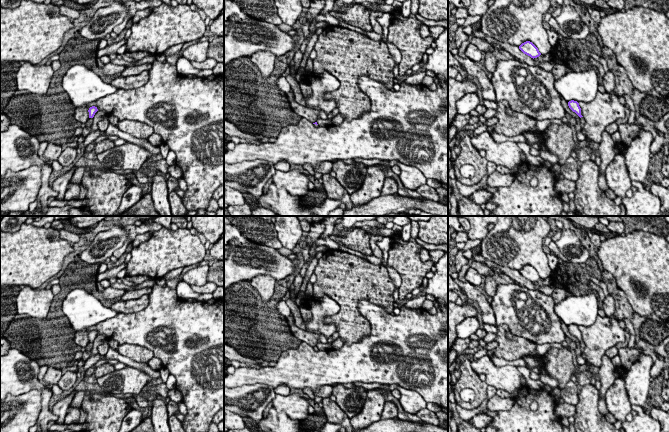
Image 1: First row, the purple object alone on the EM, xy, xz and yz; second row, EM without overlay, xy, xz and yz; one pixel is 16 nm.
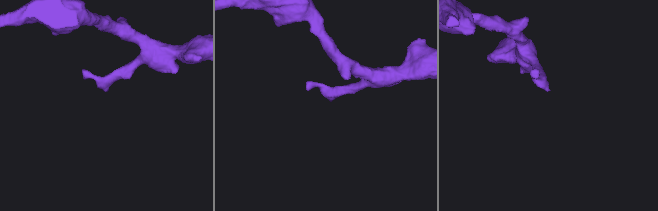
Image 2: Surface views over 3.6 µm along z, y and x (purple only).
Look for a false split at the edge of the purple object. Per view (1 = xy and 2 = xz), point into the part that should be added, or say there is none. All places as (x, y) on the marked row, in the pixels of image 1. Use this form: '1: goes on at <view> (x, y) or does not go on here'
1: does not go on here
2: does not go on here

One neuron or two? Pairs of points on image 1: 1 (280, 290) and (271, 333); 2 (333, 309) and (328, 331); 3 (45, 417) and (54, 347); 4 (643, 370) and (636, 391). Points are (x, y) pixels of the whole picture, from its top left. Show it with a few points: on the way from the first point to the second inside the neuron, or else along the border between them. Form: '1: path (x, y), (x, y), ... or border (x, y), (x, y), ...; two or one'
1: path (273, 301), (271, 304), (271, 322); one
2: path (326, 311), (320, 317), (321, 324); one
3: border (21, 352), (40, 366); two
4: path (638, 375), (637, 386); one

